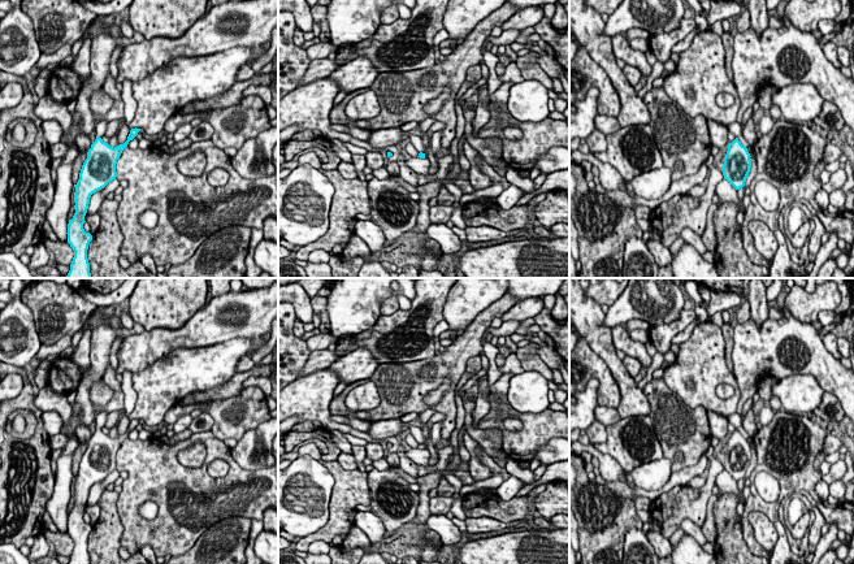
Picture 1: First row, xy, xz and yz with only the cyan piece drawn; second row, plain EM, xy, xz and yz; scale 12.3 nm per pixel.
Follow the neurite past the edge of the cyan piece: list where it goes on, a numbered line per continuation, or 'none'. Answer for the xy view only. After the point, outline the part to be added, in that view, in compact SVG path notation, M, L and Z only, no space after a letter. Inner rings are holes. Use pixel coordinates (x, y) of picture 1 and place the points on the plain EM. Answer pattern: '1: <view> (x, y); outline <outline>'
1: xy (100, 420); outline M100 412L100 413L96 416L95 422L96 422L96 428L97 428L97 429L101 429L103 426L105 426L107 416L108 416L108 412Z

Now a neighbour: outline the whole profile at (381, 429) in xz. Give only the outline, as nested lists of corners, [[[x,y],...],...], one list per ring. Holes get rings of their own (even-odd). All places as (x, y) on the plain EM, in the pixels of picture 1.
[[[389,418],[372,422],[367,433],[374,439],[383,439],[389,437],[404,435],[402,429],[403,426],[400,418]]]

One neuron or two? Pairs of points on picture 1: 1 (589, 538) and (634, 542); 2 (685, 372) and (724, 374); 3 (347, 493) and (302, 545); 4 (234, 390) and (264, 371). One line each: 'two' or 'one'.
1: two
2: one
3: one
4: one

